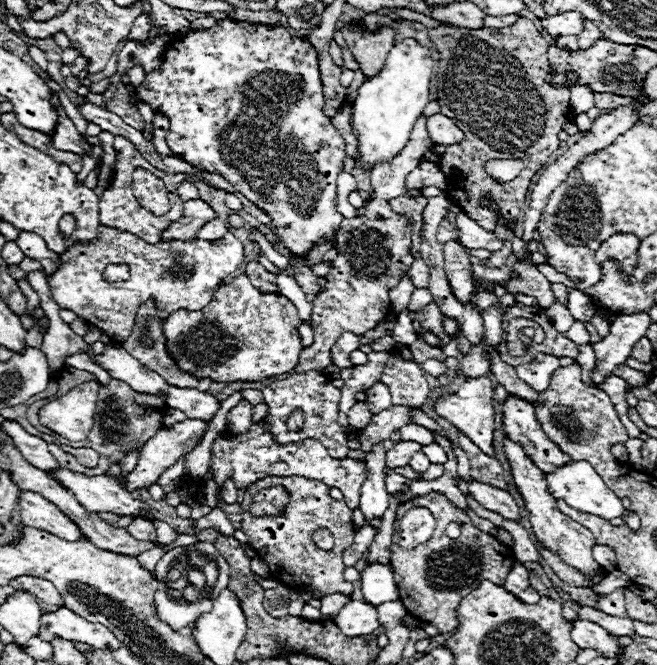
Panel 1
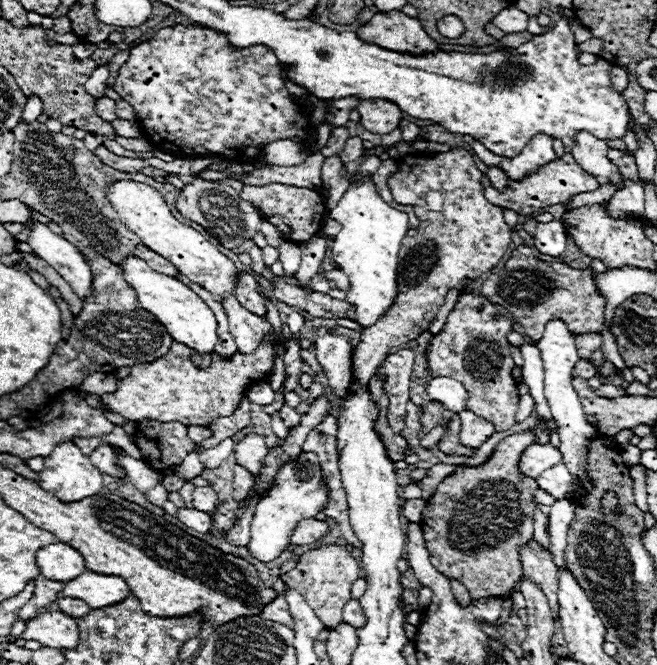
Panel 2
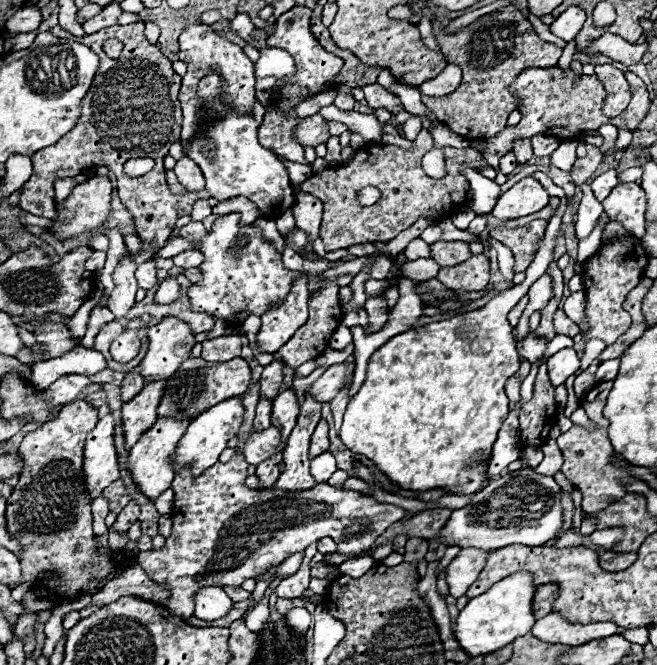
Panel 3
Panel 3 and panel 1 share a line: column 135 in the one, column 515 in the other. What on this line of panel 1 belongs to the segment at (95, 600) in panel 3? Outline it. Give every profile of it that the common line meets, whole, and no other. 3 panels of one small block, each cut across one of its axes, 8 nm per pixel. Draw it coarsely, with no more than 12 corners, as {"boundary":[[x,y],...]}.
{"boundary":[[514,564],[504,588],[518,596],[530,588],[528,570]]}

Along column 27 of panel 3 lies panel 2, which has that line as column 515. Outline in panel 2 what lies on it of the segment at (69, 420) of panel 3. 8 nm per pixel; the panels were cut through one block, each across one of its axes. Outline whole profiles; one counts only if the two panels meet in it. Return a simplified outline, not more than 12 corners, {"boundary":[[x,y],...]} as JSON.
{"boundary":[[532,430],[426,500],[430,562],[474,598],[522,576],[538,484]]}

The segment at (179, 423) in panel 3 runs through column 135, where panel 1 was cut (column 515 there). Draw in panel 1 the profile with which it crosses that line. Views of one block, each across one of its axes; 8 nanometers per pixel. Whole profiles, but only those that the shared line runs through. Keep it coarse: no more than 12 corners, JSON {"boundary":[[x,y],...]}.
{"boundary":[[504,440],[532,532],[582,574],[600,576],[592,532],[556,508],[544,474]]}

